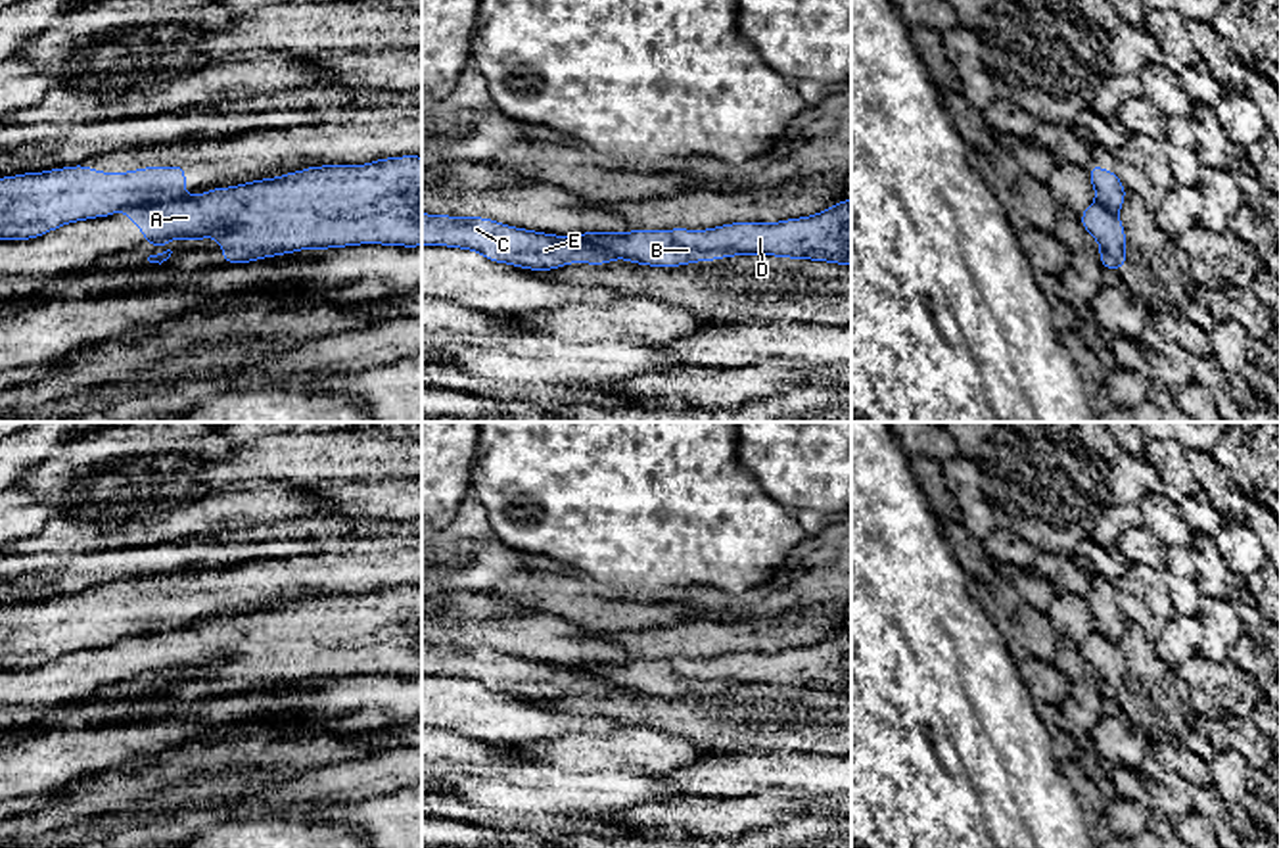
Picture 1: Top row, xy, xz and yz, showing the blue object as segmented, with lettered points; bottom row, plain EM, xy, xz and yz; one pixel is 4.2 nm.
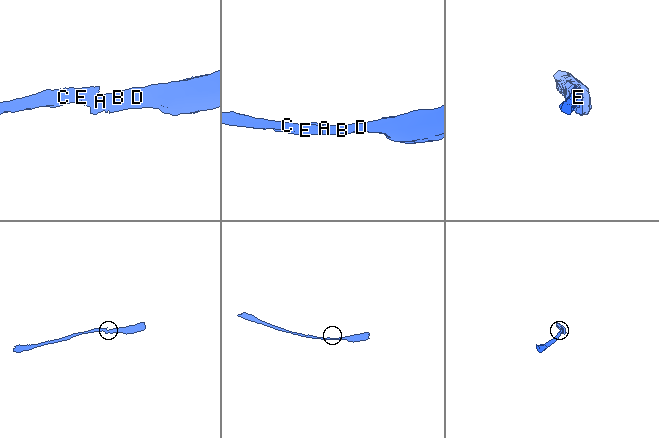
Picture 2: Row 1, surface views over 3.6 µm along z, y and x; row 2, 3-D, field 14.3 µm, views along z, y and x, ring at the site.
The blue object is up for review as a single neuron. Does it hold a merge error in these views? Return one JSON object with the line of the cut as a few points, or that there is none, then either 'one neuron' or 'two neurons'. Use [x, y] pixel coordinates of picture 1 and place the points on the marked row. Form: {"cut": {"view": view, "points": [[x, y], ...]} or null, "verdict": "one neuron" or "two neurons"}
{"cut": {"view": "xy", "points": [[185, 196], [127, 210]]}, "verdict": "two neurons"}

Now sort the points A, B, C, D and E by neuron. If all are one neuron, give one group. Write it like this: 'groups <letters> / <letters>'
groups A B D / C E

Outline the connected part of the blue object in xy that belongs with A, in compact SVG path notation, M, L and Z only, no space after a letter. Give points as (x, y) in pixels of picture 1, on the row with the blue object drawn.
M384 157L364 165L314 165L276 178L261 178L232 188L127 209L128 223L142 228L144 242L159 246L174 238L190 242L213 236L222 246L224 265L251 263L301 249L330 249L360 244L422 246L422 157Z

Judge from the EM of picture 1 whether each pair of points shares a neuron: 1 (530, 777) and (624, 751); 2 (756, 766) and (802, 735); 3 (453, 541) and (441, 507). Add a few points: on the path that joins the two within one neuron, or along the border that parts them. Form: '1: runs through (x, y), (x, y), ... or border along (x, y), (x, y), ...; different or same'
1: border along (528, 762), (547, 762), (566, 772), (606, 768); different
2: border along (741, 751), (790, 749), (829, 756); different
3: border along (466, 497), (457, 515), (441, 528); different

